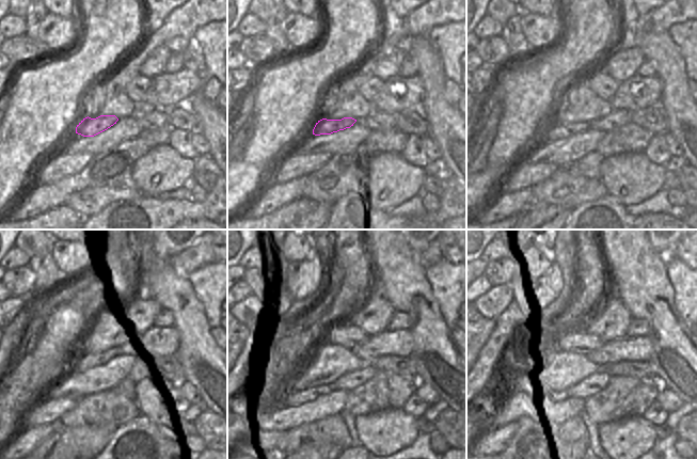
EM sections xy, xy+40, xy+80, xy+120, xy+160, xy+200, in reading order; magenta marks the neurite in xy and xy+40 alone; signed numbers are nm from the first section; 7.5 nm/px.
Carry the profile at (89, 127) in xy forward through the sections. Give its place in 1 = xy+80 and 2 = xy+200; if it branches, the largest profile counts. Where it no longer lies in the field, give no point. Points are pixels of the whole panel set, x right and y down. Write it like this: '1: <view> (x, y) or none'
1: xy+80 (558, 130)
2: xy+200 (588, 382)

